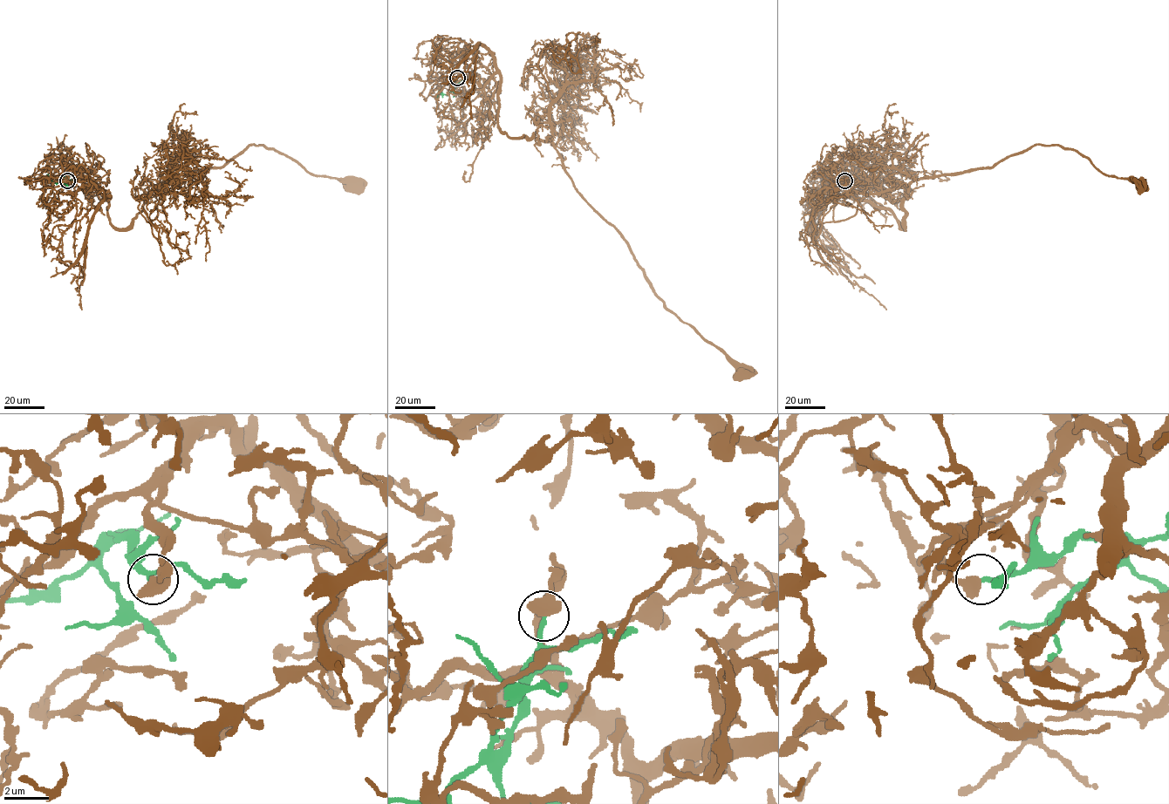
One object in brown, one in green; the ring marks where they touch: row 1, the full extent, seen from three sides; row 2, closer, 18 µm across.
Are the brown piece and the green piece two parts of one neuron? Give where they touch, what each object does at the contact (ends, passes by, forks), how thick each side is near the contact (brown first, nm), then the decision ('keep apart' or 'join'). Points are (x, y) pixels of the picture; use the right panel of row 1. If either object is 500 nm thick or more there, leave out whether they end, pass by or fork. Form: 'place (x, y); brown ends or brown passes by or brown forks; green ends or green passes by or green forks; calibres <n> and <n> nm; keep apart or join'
place (844, 180); calibres 650 and 200 nm; join

